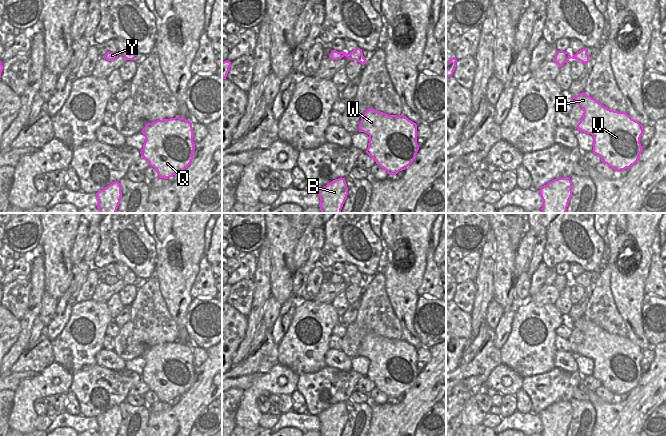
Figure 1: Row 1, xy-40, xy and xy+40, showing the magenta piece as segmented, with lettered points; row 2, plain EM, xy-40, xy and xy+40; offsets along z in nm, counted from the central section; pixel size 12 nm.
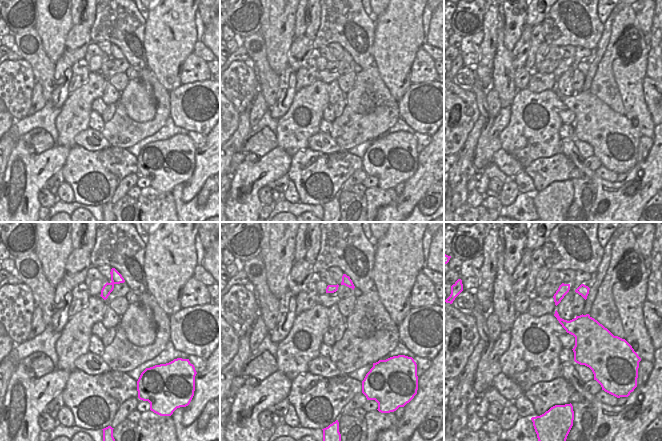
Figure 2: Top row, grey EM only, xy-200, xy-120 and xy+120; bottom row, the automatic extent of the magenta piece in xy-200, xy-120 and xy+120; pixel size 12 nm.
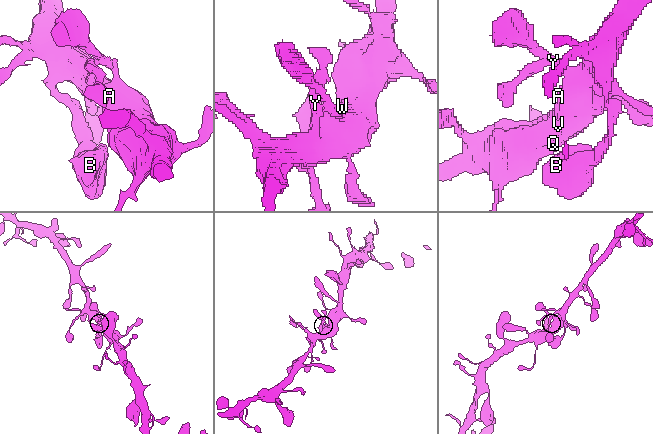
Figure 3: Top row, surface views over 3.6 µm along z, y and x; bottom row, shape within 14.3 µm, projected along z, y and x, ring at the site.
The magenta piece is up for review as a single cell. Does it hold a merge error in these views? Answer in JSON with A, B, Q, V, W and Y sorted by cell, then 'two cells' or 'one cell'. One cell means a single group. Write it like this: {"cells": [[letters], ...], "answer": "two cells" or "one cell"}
{"cells": [["A", "B", "Q", "V", "W", "Y"]], "answer": "one cell"}

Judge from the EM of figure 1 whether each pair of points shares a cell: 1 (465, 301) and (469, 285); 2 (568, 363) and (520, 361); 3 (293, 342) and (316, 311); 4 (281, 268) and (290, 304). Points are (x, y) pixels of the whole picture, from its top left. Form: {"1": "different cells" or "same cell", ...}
{"1": "same cell", "2": "different cells", "3": "same cell", "4": "different cells"}

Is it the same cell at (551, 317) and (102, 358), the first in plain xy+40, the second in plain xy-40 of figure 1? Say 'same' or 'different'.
different

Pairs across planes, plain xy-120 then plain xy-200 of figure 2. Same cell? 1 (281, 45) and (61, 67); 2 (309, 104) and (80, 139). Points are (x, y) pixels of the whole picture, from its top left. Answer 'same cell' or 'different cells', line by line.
1: different cells
2: different cells

